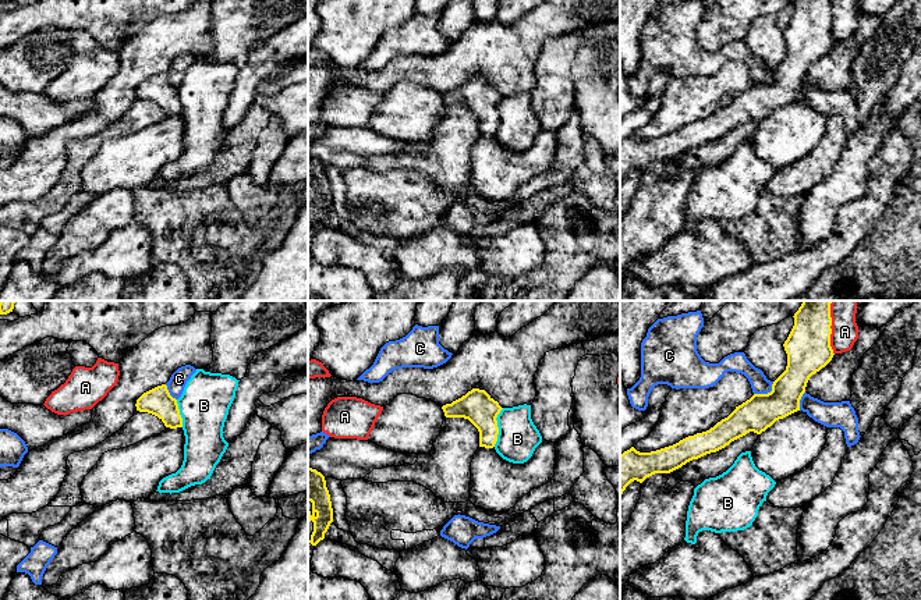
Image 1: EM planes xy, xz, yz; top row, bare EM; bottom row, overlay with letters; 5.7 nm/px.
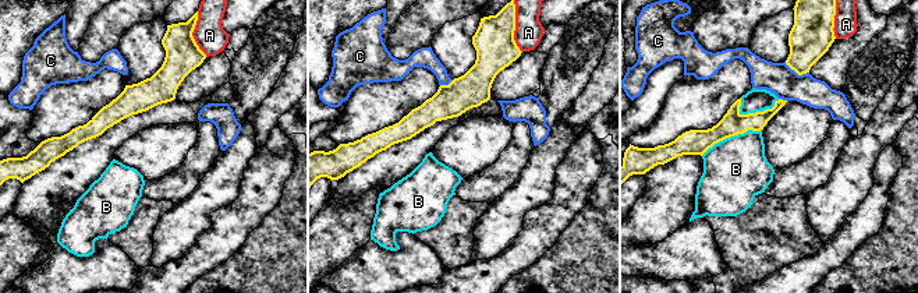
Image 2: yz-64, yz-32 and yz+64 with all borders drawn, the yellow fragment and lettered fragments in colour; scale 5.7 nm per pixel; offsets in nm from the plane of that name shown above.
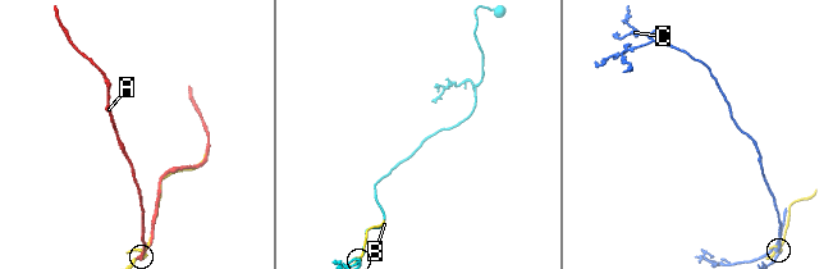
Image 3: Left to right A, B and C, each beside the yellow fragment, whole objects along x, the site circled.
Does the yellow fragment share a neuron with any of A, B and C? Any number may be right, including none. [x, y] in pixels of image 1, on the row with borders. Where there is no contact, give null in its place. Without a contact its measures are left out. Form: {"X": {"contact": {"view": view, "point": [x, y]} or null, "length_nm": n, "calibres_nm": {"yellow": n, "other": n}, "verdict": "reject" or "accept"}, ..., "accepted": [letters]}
{"A": {"contact": {"view": "yz", "point": [829, 327]}, "length_nm": 320, "calibres_nm": {"yellow": 260, "other": 160}, "verdict": "reject"}, "B": {"contact": {"view": "xz", "point": [498, 428]}, "length_nm": 240, "calibres_nm": {"yellow": 190, "other": 240}, "verdict": "reject"}, "C": {"contact": {"view": "yz", "point": [768, 393]}, "length_nm": 140, "calibres_nm": {"yellow": 200, "other": 120}, "verdict": "reject"}, "accepted": []}

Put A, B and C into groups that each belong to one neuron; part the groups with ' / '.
A / B / C

